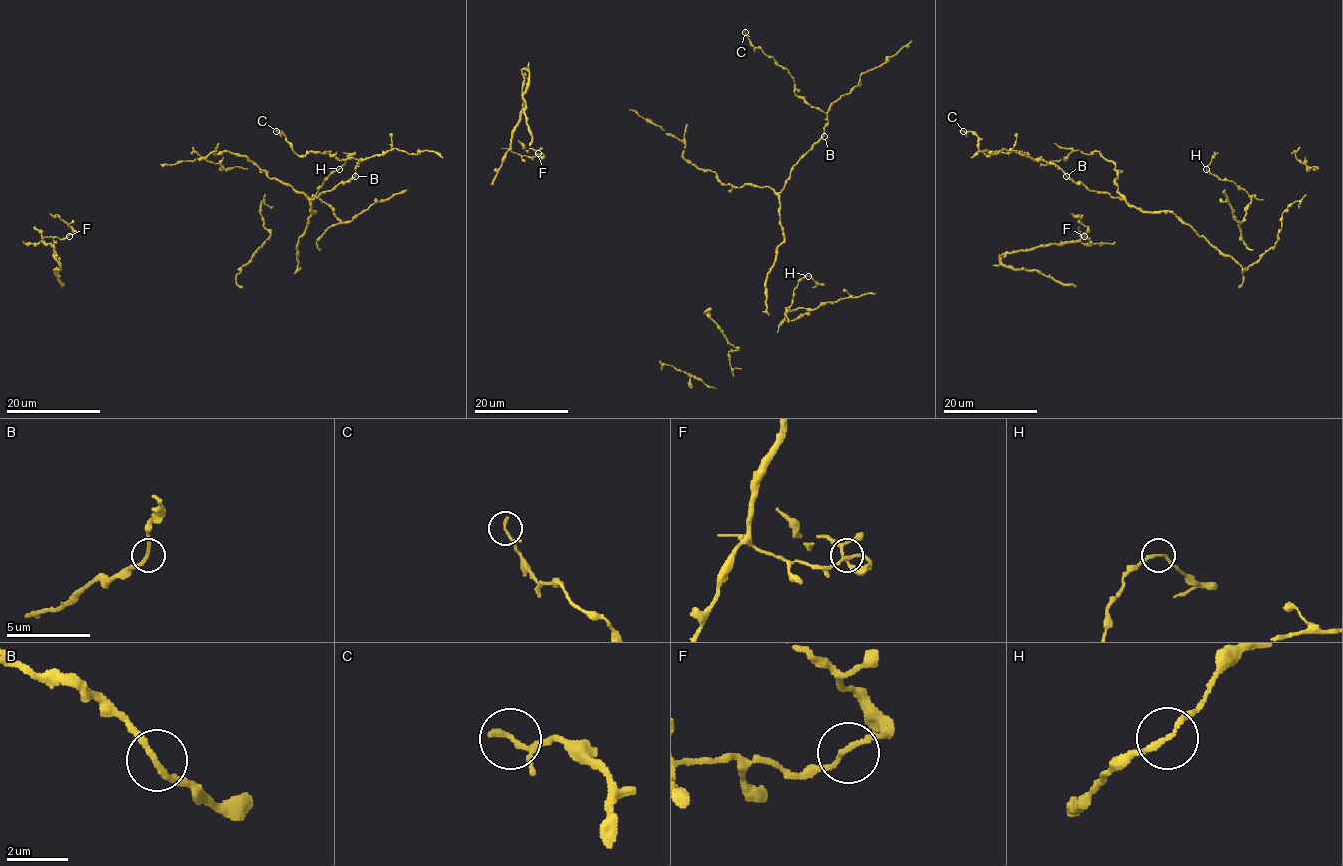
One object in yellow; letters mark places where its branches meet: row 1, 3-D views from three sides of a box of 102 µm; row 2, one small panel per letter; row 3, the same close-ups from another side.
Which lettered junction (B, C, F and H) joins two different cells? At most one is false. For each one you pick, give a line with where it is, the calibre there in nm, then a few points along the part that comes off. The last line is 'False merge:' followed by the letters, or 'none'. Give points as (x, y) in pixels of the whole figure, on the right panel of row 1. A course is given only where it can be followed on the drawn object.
False merge: none

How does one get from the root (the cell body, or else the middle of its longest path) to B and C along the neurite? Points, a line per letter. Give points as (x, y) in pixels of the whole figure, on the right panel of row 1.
B: (1109, 161), (1115, 165), (1118, 178), (1115, 181), (1122, 199), (1090, 191), (1066, 176)
C: (1109, 161), (1122, 199), (1090, 191), (1024, 152), (986, 156), (978, 138), (963, 131)

